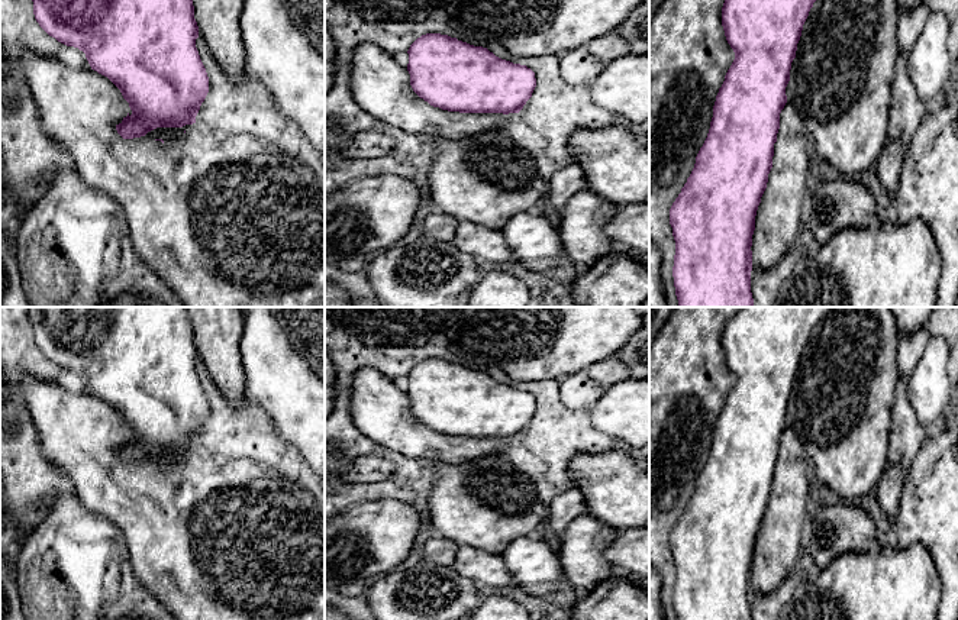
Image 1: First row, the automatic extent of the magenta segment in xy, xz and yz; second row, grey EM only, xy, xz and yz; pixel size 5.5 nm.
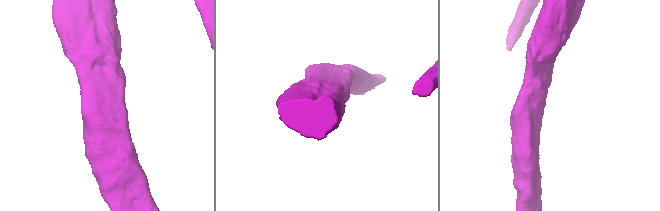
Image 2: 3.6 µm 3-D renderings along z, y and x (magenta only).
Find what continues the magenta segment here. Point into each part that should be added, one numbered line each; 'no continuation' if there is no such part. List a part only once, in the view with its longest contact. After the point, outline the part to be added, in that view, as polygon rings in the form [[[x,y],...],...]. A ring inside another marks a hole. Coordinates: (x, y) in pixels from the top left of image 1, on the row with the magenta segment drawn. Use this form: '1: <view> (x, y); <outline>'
no continuation

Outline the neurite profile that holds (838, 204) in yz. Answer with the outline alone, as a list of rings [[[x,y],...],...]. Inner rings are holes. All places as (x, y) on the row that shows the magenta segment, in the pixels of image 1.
[[[841,175],[813,184],[804,203],[804,222],[822,246],[841,230],[878,225],[877,204],[871,190]]]

